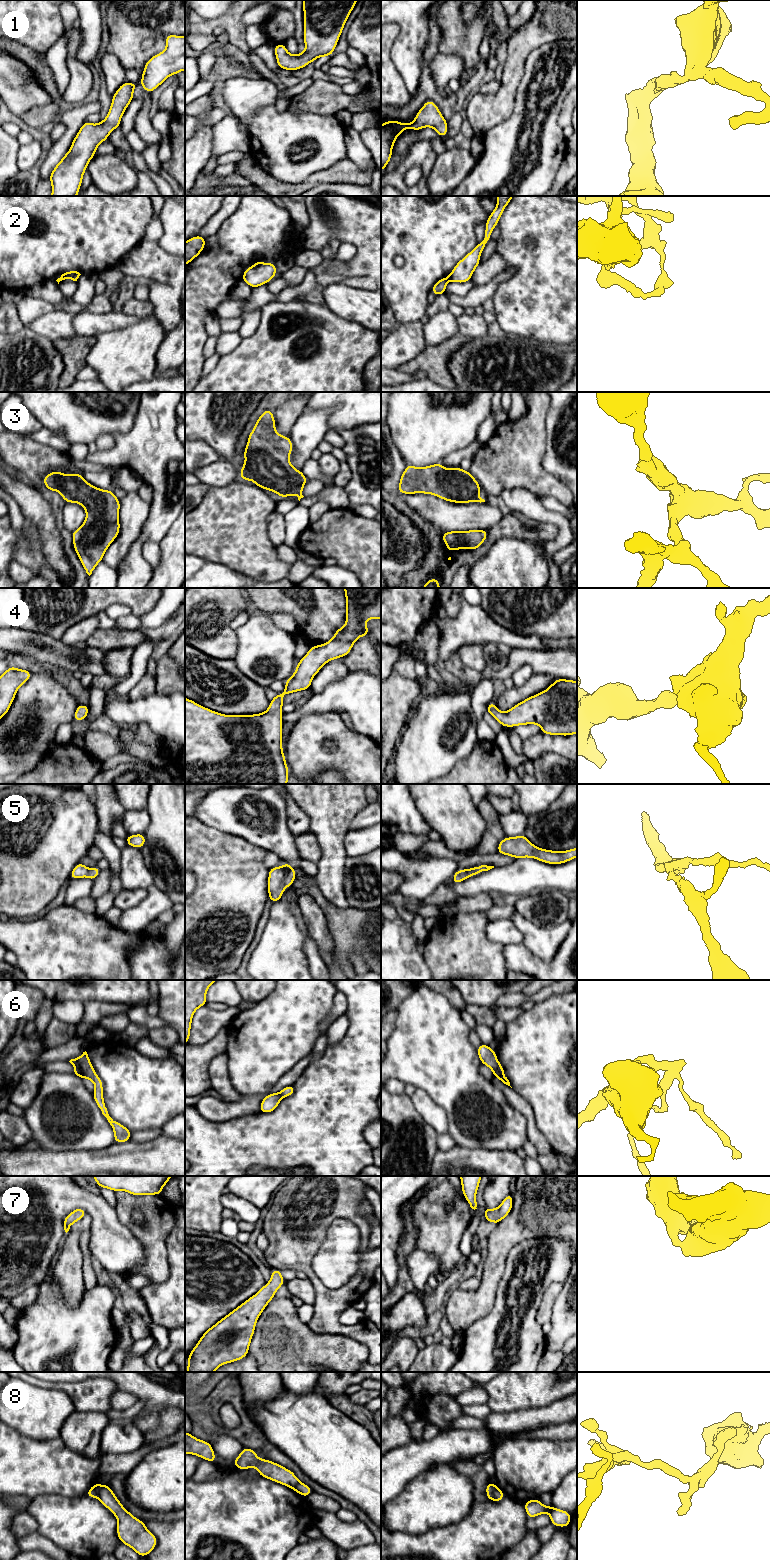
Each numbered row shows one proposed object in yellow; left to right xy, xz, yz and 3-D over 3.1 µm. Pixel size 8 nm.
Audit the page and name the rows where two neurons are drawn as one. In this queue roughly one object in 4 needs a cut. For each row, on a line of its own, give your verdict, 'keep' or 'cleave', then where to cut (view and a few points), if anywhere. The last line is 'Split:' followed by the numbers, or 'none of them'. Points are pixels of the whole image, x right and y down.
1: keep; cut none
2: cleave; cut yz (447, 276), (449, 279)
3: keep; cut none
4: keep; cut none
5: keep; cut none
6: keep; cut none
7: keep; cut none
8: cleave; cut yz (496, 1485), (489, 1499)
Split: 2, 8

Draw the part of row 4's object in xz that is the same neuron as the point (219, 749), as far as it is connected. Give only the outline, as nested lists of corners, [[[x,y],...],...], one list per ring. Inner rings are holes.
[[[344,588],[344,594],[346,597],[346,622],[345,625],[336,629],[333,638],[320,645],[311,646],[306,655],[297,663],[294,674],[285,681],[285,690],[281,694],[276,694],[270,701],[269,708],[260,714],[252,715],[225,715],[212,711],[204,706],[185,697],[185,784],[287,784],[289,777],[289,769],[287,767],[285,755],[282,748],[282,706],[283,697],[287,694],[297,691],[303,691],[310,689],[313,677],[321,670],[326,663],[331,660],[342,658],[348,655],[356,642],[356,640],[362,636],[369,636],[369,628],[365,625],[365,622],[369,619],[381,619],[381,588]]]

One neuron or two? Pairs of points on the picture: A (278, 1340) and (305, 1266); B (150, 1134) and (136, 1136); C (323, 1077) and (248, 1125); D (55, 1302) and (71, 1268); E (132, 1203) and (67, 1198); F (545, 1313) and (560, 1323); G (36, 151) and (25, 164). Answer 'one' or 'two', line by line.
A: two
B: one
C: one
D: two
E: two
F: two
G: one

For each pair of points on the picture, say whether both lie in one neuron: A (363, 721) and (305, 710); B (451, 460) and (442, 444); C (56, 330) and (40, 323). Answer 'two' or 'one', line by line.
A: one
B: two
C: one

